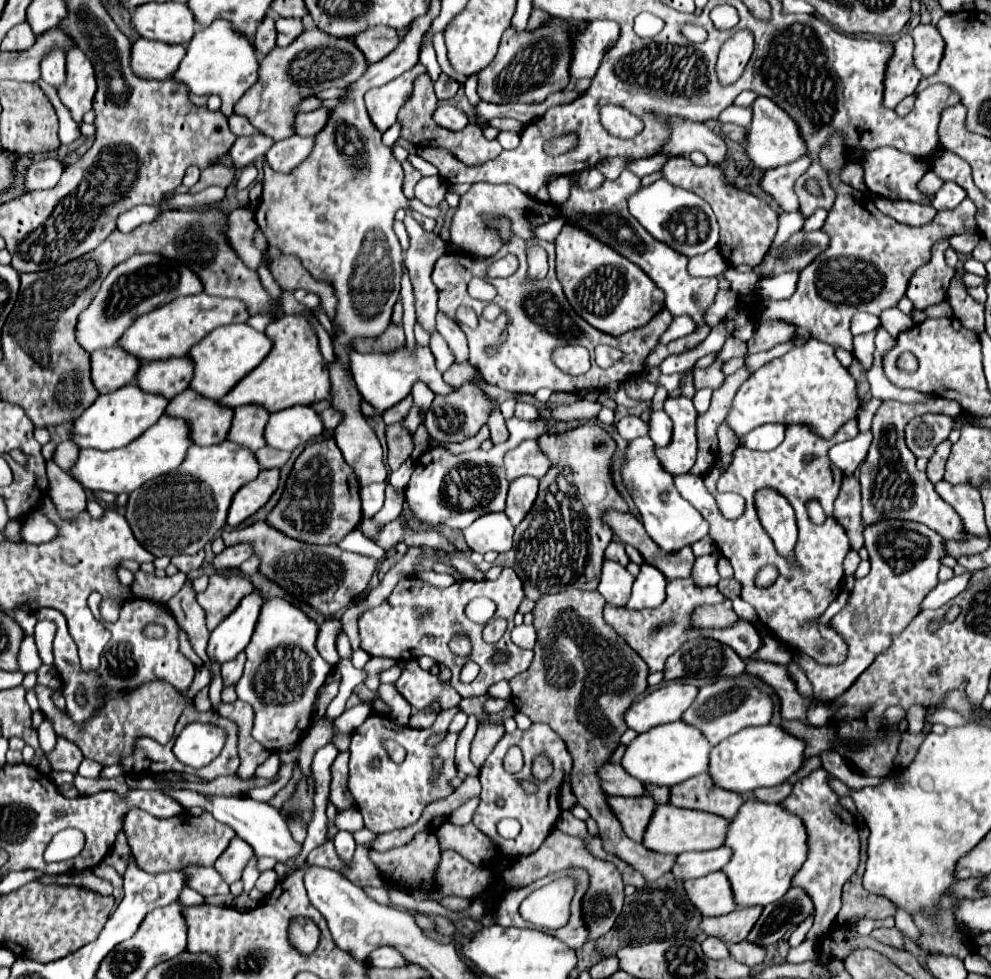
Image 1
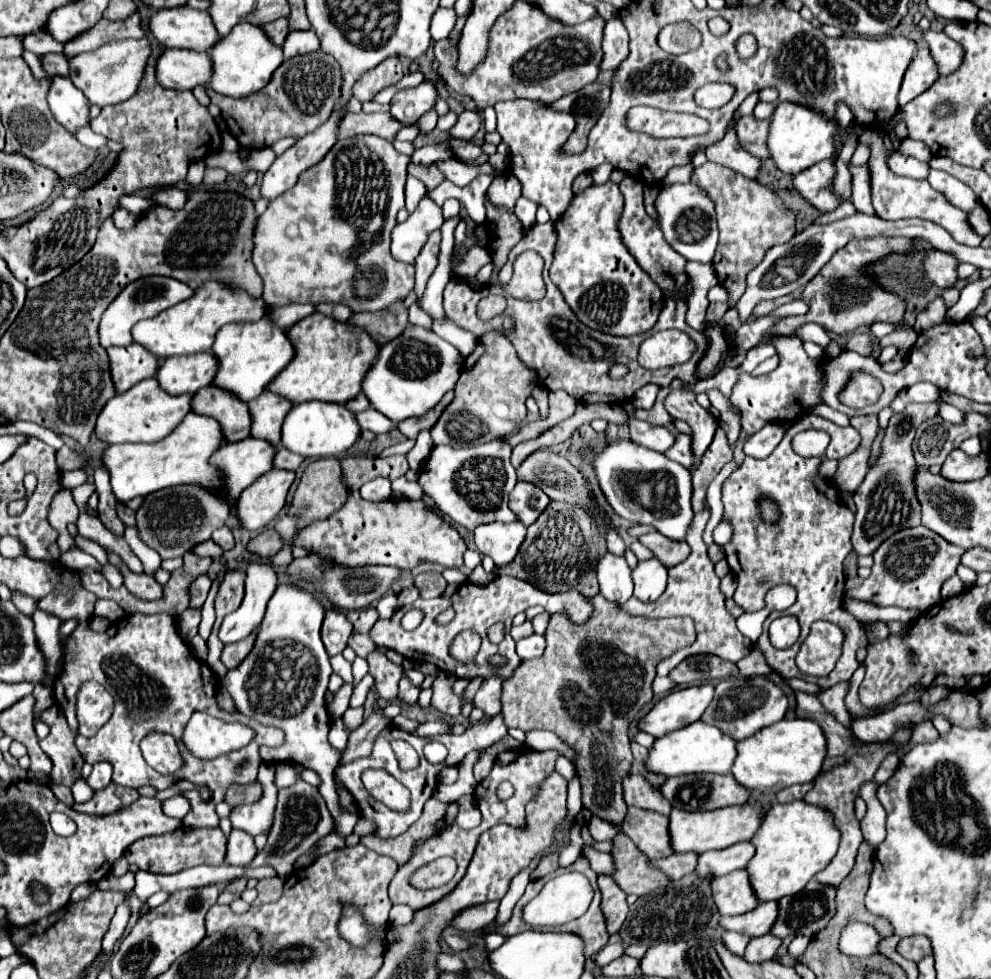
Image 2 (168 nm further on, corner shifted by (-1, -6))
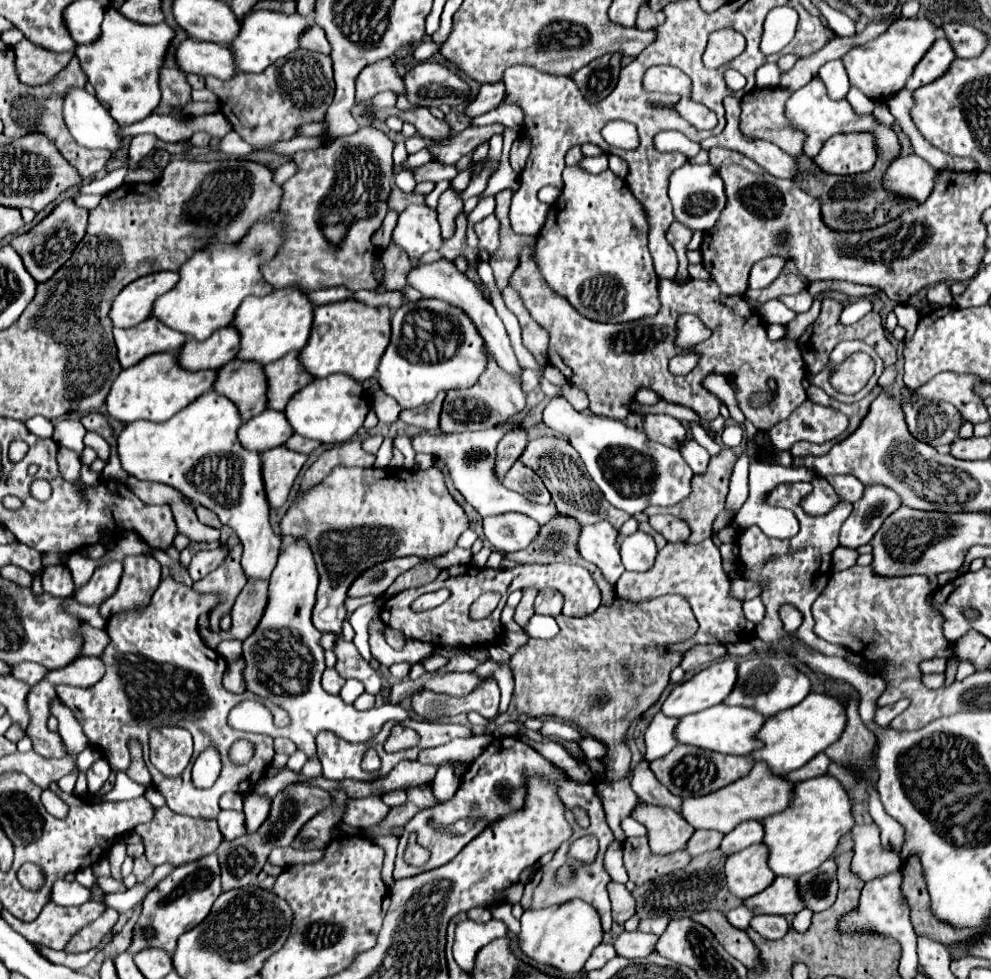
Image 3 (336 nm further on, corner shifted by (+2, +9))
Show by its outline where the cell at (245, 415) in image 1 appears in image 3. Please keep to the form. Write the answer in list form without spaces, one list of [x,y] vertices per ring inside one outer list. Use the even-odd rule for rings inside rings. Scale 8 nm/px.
[[[289,352],[283,358],[269,362],[265,366],[269,376],[269,392],[267,392],[267,408],[285,410],[289,398],[313,382],[313,376],[299,362],[299,352]]]

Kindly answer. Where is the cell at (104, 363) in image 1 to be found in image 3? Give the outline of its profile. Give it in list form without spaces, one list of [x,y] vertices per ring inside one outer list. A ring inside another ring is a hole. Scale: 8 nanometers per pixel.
[[[149,316],[145,322],[127,330],[115,328],[113,334],[115,334],[117,356],[123,368],[135,366],[145,356],[161,350],[165,352],[181,350],[185,344],[185,336],[181,332],[167,328],[155,316]]]

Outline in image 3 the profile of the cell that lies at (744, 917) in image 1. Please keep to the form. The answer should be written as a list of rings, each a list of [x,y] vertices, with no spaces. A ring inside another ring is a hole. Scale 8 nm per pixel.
[[[777,876],[775,882],[759,892],[757,896],[751,896],[743,902],[747,908],[753,908],[755,914],[797,914],[805,908],[805,902],[799,896],[797,878],[793,876]]]

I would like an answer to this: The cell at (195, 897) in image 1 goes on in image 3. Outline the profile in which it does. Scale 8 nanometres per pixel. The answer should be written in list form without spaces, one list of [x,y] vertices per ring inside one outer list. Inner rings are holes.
[[[100,877],[97,884],[105,893],[125,892],[127,890],[124,883],[117,882],[111,877]]]

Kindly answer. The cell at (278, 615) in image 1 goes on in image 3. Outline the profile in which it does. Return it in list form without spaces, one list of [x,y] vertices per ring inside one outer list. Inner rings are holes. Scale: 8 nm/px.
[[[295,538],[277,560],[277,566],[269,580],[269,604],[265,616],[257,630],[243,642],[245,658],[245,682],[247,690],[259,698],[269,698],[271,702],[285,708],[291,716],[289,732],[281,736],[291,738],[299,750],[307,756],[313,756],[317,732],[331,730],[343,740],[361,742],[371,740],[387,720],[403,722],[409,718],[409,712],[399,704],[383,704],[371,710],[359,712],[351,704],[345,704],[341,696],[327,694],[321,688],[321,674],[325,670],[323,648],[319,646],[321,632],[311,622],[311,610],[315,606],[315,592],[319,584],[319,574],[315,568],[313,552],[305,538]],[[285,638],[285,640],[283,640]],[[267,654],[275,656],[267,656]]]

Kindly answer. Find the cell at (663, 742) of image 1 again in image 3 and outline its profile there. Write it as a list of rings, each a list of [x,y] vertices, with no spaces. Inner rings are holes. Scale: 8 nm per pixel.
[[[719,704],[709,710],[701,710],[697,714],[689,714],[679,720],[677,724],[677,740],[681,744],[693,744],[705,750],[721,752],[721,754],[735,754],[735,756],[747,756],[759,748],[763,748],[763,742],[757,740],[757,732],[765,724],[765,716],[757,710],[743,708],[743,706],[729,706],[729,704]]]

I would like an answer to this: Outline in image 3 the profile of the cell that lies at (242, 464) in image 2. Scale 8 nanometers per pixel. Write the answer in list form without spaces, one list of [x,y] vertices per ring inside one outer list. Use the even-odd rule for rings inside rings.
[[[265,410],[259,416],[245,422],[239,430],[239,440],[249,450],[265,452],[269,448],[283,446],[293,436],[293,428],[285,418],[285,412]]]

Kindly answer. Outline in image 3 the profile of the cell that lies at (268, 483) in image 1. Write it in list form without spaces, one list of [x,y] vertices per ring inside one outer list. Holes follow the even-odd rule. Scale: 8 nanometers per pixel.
[[[277,446],[265,450],[261,454],[261,460],[263,460],[263,476],[269,504],[271,508],[279,508],[287,502],[293,482],[301,472],[303,464],[307,462],[307,456],[301,452],[293,452],[285,446]]]

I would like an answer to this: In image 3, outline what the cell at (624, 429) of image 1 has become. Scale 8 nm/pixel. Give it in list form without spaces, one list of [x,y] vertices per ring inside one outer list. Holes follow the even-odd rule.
[[[647,414],[645,416],[645,434],[663,446],[679,450],[681,442],[687,436],[687,430],[677,418],[671,418],[665,414]]]

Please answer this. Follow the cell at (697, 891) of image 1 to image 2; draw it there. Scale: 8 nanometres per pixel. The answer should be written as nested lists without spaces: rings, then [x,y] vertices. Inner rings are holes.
[[[744,869],[732,871],[722,877],[714,877],[710,881],[712,899],[720,911],[720,915],[742,915],[752,911],[758,901],[752,895],[748,875]]]

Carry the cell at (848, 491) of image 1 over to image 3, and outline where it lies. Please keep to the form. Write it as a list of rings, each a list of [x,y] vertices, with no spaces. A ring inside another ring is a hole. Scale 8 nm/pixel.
[[[837,546],[833,550],[833,570],[845,570],[845,568],[851,568],[857,560],[857,550],[849,550],[849,548],[841,548]]]

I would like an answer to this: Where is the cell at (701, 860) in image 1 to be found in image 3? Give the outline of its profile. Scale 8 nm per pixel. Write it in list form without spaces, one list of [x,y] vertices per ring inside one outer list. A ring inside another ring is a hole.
[[[747,820],[739,824],[733,832],[725,834],[725,840],[721,842],[721,850],[725,854],[735,854],[751,844],[759,844],[765,836],[765,828],[759,820]]]

